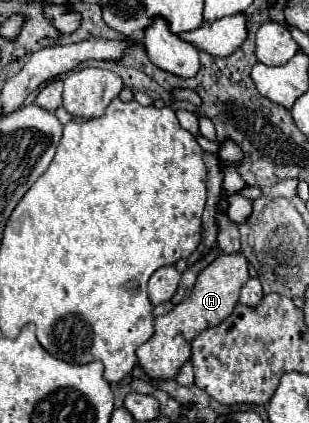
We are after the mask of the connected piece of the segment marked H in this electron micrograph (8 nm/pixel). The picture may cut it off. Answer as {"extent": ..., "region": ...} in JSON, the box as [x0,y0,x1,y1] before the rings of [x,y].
{"extent":[137,254,247,380],"region":[[[219,254],[199,276],[187,300],[177,304],[169,314],[155,318],[155,334],[137,350],[139,368],[153,380],[173,380],[181,366],[191,360],[193,338],[203,330],[221,324],[239,302],[239,290],[247,282],[247,260],[239,254]]]}

